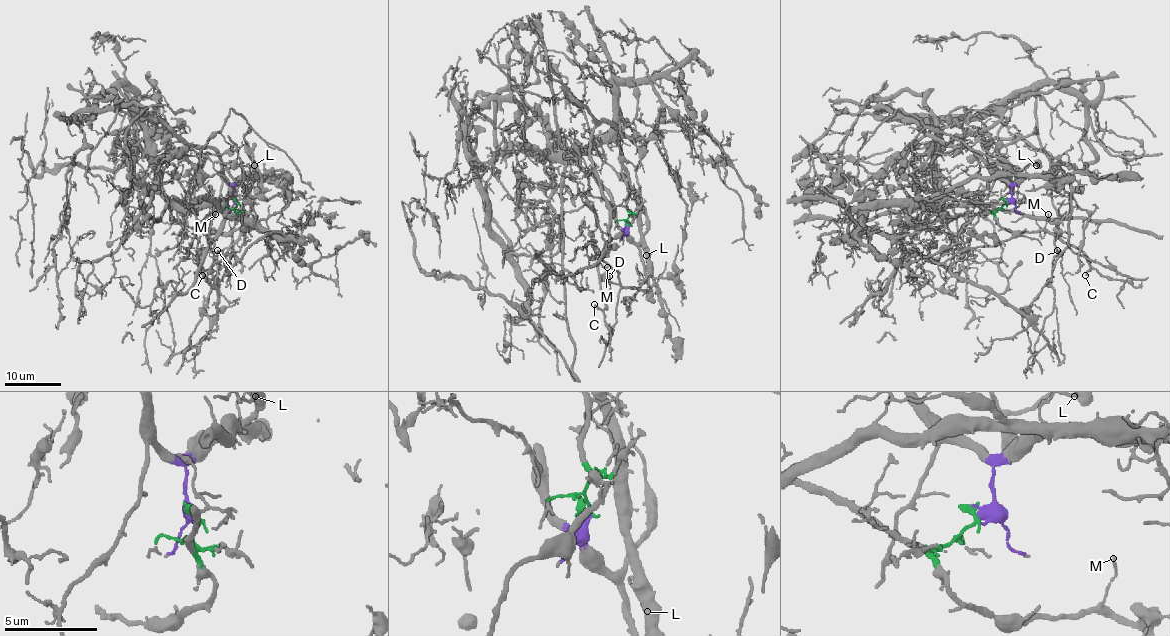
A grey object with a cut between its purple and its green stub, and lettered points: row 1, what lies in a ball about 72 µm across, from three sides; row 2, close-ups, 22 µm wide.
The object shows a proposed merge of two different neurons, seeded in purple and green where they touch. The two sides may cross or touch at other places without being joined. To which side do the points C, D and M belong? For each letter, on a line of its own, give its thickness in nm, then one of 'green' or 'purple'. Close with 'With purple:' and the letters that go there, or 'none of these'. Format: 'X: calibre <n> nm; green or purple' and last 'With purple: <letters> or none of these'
C: calibre 160 nm; green
D: calibre 80 nm; purple
M: calibre 130 nm; green
With purple: D

